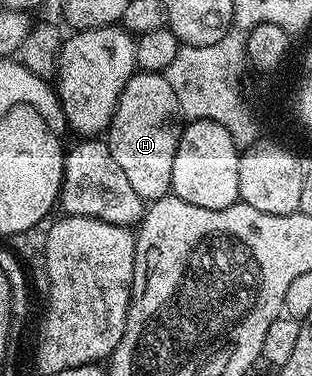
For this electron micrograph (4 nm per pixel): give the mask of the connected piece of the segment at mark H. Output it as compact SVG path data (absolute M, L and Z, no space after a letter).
M141 71L133 74L118 98L106 142L110 146L110 154L114 154L114 162L118 162L138 198L151 202L171 193L174 154L178 150L181 131L178 97L174 95L167 75Z

